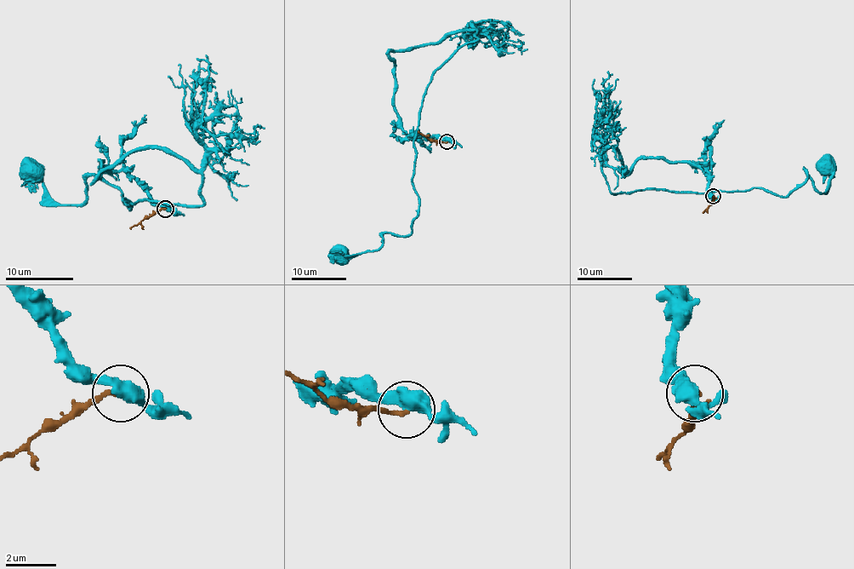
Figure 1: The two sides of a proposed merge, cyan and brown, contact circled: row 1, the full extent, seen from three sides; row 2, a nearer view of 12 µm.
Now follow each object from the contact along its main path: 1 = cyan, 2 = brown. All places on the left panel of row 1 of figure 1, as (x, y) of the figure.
1: (166, 208), (94, 181), (159, 147), (202, 204), (96, 176), (58, 204), (32, 173)
2: (166, 208), (145, 216), (130, 228)

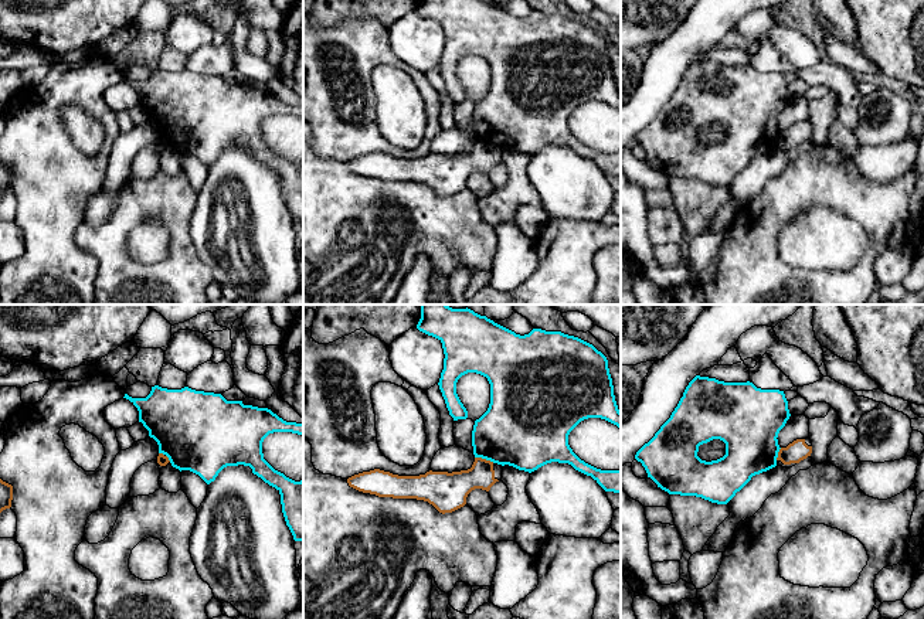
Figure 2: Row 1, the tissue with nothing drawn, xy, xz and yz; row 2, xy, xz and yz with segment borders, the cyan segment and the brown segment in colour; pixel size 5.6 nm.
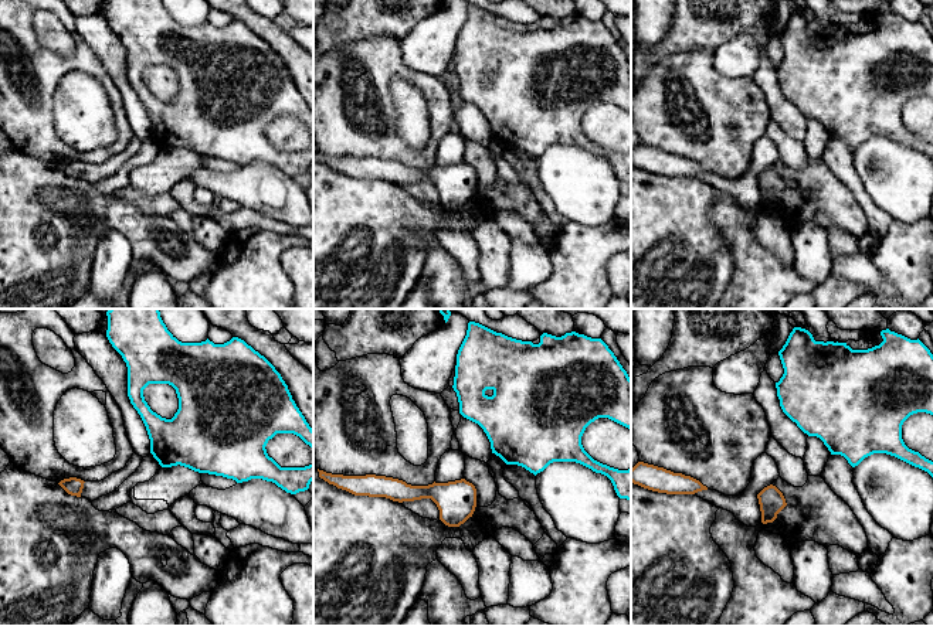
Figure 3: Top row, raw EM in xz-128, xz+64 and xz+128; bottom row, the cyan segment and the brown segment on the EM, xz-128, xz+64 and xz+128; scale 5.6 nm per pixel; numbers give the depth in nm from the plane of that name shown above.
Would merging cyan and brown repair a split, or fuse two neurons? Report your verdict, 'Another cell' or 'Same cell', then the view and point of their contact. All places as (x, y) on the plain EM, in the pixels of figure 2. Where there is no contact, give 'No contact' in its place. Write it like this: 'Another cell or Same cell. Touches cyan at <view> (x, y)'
Another cell. Touches cyan at xz (485, 140)

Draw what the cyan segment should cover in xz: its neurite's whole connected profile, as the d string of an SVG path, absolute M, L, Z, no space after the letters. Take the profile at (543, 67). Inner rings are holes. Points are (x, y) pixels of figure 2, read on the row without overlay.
M421 0L417 11L442 25L445 41L438 68L453 103L468 101L468 93L456 76L458 62L468 55L476 55L486 59L490 67L489 91L475 103L472 113L475 140L529 156L551 144L568 146L591 159L605 174L621 176L621 152L597 152L581 143L568 127L570 115L588 101L605 102L621 112L621 93L615 84L608 42L592 27L561 14L541 11L520 18L488 0Z

